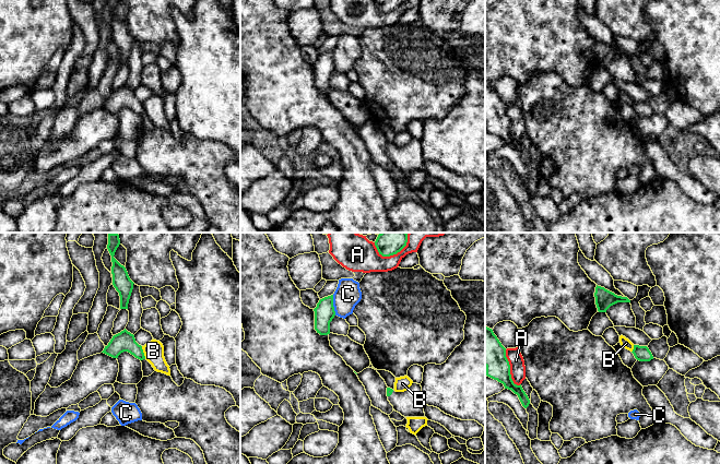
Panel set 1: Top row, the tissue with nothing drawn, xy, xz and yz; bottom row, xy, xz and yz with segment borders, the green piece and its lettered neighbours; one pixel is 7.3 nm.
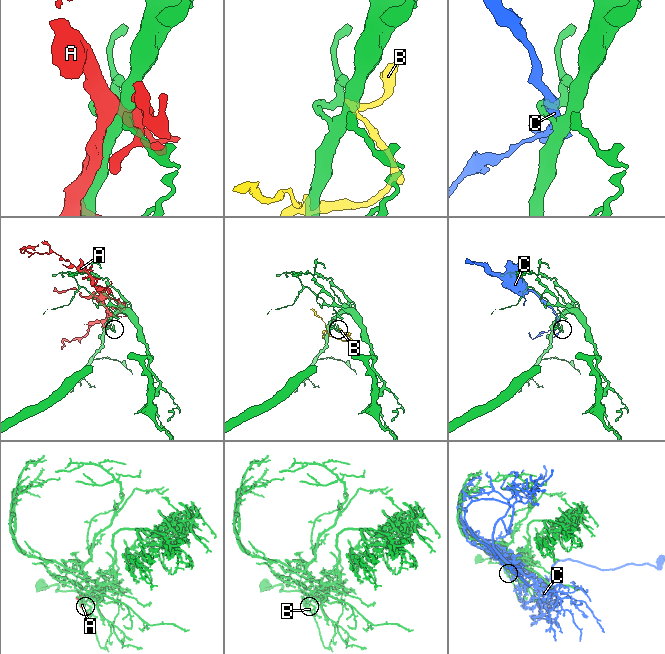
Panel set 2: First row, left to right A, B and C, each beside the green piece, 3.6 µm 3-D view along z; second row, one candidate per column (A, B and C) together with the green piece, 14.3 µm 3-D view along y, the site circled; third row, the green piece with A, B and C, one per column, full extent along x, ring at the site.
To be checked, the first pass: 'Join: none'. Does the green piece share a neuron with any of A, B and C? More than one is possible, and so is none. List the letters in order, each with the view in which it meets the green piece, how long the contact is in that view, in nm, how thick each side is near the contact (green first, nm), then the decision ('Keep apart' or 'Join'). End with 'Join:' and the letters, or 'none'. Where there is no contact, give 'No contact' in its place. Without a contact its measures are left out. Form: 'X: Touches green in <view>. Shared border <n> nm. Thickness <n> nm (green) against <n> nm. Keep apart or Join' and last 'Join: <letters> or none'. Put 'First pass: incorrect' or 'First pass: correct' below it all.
A: Touches green in yz. Shared border 300 nm. Thickness 240 nm (green) against 110 nm. Keep apart
B: Touches green in xy. Shared border 100 nm. Thickness 150 nm (green) against 150 nm. Keep apart
C: Touches green in xz. Shared border 150 nm. Thickness 150 nm (green) against 190 nm. Keep apart
Join: none
First pass: correct

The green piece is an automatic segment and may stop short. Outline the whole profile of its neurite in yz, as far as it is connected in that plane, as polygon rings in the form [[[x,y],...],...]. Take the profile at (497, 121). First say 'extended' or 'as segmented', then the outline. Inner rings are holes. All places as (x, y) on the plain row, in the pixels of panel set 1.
as segmented; [[[485,81],[485,122],[486,131],[503,139],[505,144],[518,151],[522,162],[527,164],[530,155],[521,140],[514,139],[510,120],[506,112],[506,104],[501,100],[493,85]]]

